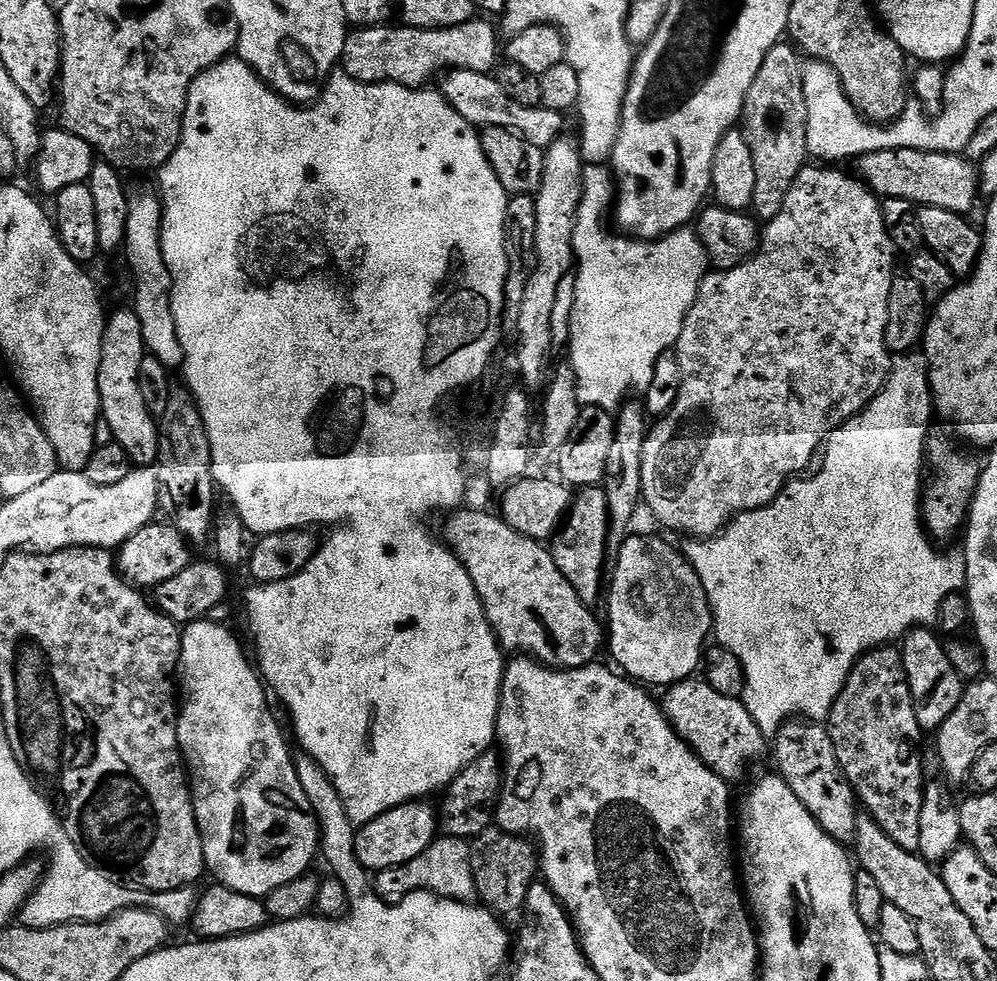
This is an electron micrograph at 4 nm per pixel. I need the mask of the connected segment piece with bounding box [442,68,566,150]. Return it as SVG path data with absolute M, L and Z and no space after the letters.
M457 68L449 71L443 80L442 95L444 99L466 122L470 122L477 129L505 128L515 132L526 142L530 142L530 146L538 146L545 150L555 140L561 139L565 135L565 113L555 112L543 106L539 108L518 106L518 102L514 102L514 98L508 97L506 90L502 90L502 86L498 86L495 75Z

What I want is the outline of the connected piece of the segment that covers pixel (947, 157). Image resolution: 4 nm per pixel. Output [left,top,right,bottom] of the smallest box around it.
[855,148,980,214]

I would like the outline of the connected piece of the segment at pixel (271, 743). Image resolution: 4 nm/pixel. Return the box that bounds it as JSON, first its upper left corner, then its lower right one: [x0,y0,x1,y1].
[176,618,320,898]

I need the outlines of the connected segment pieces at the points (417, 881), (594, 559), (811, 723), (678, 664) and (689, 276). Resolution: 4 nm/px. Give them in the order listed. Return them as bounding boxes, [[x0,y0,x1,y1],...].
[[374,835,477,904],[550,487,608,606],[774,718,858,846],[606,534,714,686],[566,164,709,410]]

